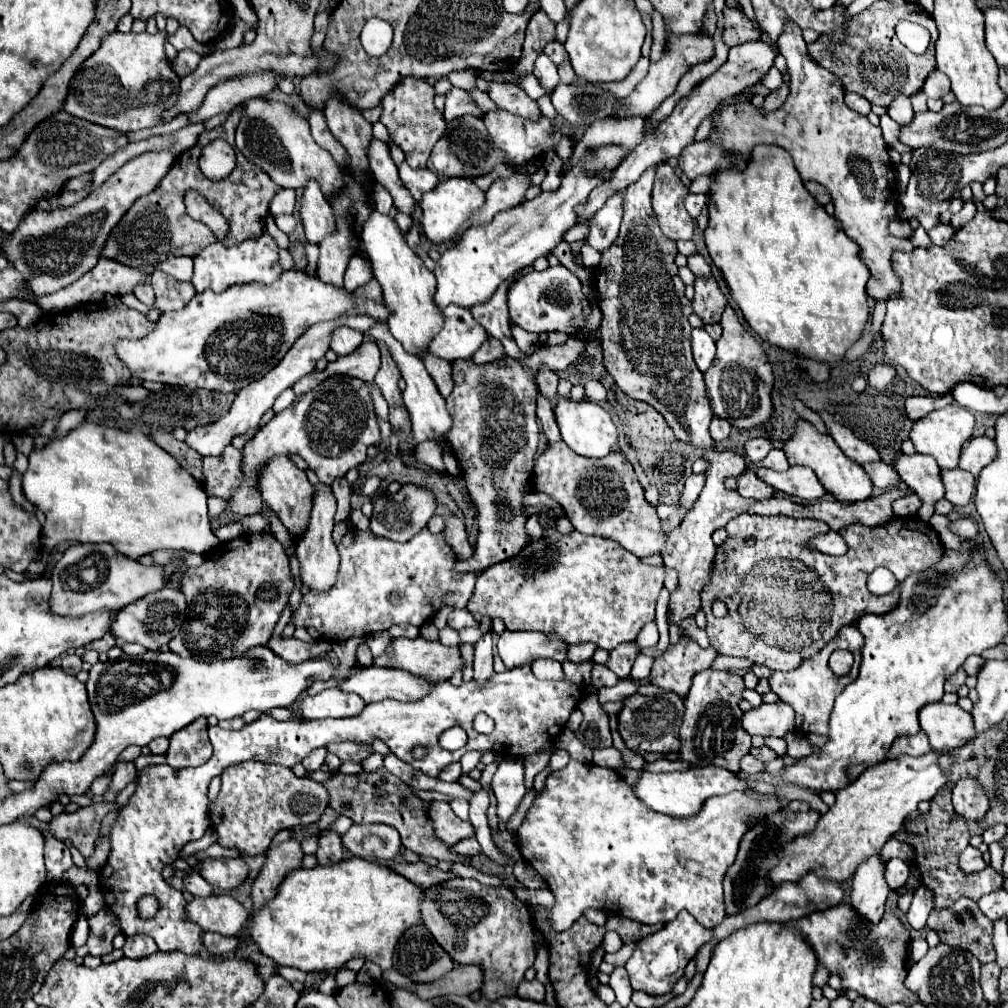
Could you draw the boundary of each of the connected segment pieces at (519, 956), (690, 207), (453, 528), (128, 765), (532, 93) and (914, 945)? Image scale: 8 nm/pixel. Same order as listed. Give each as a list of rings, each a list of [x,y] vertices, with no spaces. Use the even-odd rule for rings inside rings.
[[[451,879],[443,885],[433,885],[425,889],[425,899],[421,903],[421,915],[435,937],[435,941],[445,949],[445,953],[459,965],[479,965],[483,969],[483,985],[481,995],[495,1001],[505,995],[515,995],[517,985],[523,979],[525,971],[535,961],[535,947],[533,947],[533,925],[529,917],[529,909],[525,903],[515,899],[509,887],[487,887],[475,879]]]
[[[689,193],[687,197],[685,197],[685,209],[689,211],[689,215],[693,217],[693,219],[697,219],[697,215],[701,213],[701,209],[707,205],[707,195],[703,195],[703,193],[699,193],[699,195],[695,195],[695,193]]]
[[[437,503],[436,514],[442,516],[445,520],[445,539],[455,551],[457,558],[463,560],[471,558],[473,548],[468,542],[463,520],[453,515],[449,509],[441,503]]]
[[[119,761],[117,763],[117,769],[115,769],[115,773],[113,773],[113,781],[111,781],[111,785],[109,785],[109,789],[107,789],[107,793],[105,793],[105,801],[115,801],[115,797],[119,795],[119,791],[127,785],[127,783],[131,783],[133,779],[135,779],[135,775],[137,775],[137,769],[135,769],[135,765],[133,765],[133,761]]]
[[[532,73],[521,79],[518,86],[523,89],[533,100],[537,100],[543,95],[549,96],[551,94],[551,91],[545,90],[539,85],[536,77]]]
[[[919,937],[919,939],[913,939],[913,941],[911,941],[911,945],[909,945],[909,955],[911,955],[913,961],[919,961],[919,959],[927,953],[927,949],[929,949],[929,947],[927,947],[927,941]]]

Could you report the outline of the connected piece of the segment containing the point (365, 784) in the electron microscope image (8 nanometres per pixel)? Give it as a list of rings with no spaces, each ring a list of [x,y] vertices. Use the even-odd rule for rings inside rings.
[[[379,769],[375,773],[359,773],[359,775],[343,775],[337,773],[333,779],[323,783],[329,789],[331,801],[329,805],[339,813],[347,815],[353,823],[385,823],[393,825],[401,833],[401,841],[405,849],[411,849],[417,855],[423,857],[435,857],[439,861],[457,861],[459,855],[449,853],[449,847],[443,845],[435,833],[433,825],[427,817],[427,811],[423,809],[423,801],[417,799],[409,787],[389,773],[387,769]]]

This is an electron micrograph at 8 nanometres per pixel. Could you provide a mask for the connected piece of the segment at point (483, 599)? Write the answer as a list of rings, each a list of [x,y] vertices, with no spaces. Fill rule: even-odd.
[[[541,513],[541,527],[545,531],[543,539],[531,541],[519,557],[507,559],[499,565],[493,565],[477,575],[473,595],[467,603],[467,611],[481,623],[483,617],[501,619],[509,631],[555,631],[563,641],[585,643],[593,641],[597,647],[607,651],[615,649],[619,643],[635,641],[637,633],[655,619],[657,595],[663,589],[663,569],[649,567],[639,561],[633,553],[627,553],[615,541],[603,537],[587,537],[579,531],[561,535],[553,521]]]

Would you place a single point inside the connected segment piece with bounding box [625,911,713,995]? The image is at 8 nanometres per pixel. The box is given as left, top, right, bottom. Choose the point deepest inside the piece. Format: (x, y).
(659, 961)

